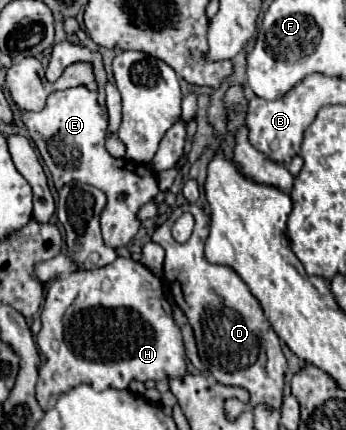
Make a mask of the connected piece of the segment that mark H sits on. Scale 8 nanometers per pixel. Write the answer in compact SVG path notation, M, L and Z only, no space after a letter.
M118 257L106 267L76 271L68 277L54 279L46 289L46 303L42 307L40 321L42 329L36 335L36 343L44 353L46 361L40 369L36 399L44 411L52 409L62 393L70 391L80 383L88 383L96 391L108 387L128 389L128 383L132 379L162 381L186 375L182 333L172 319L170 305L166 303L162 293L162 283L148 267L138 261Z

